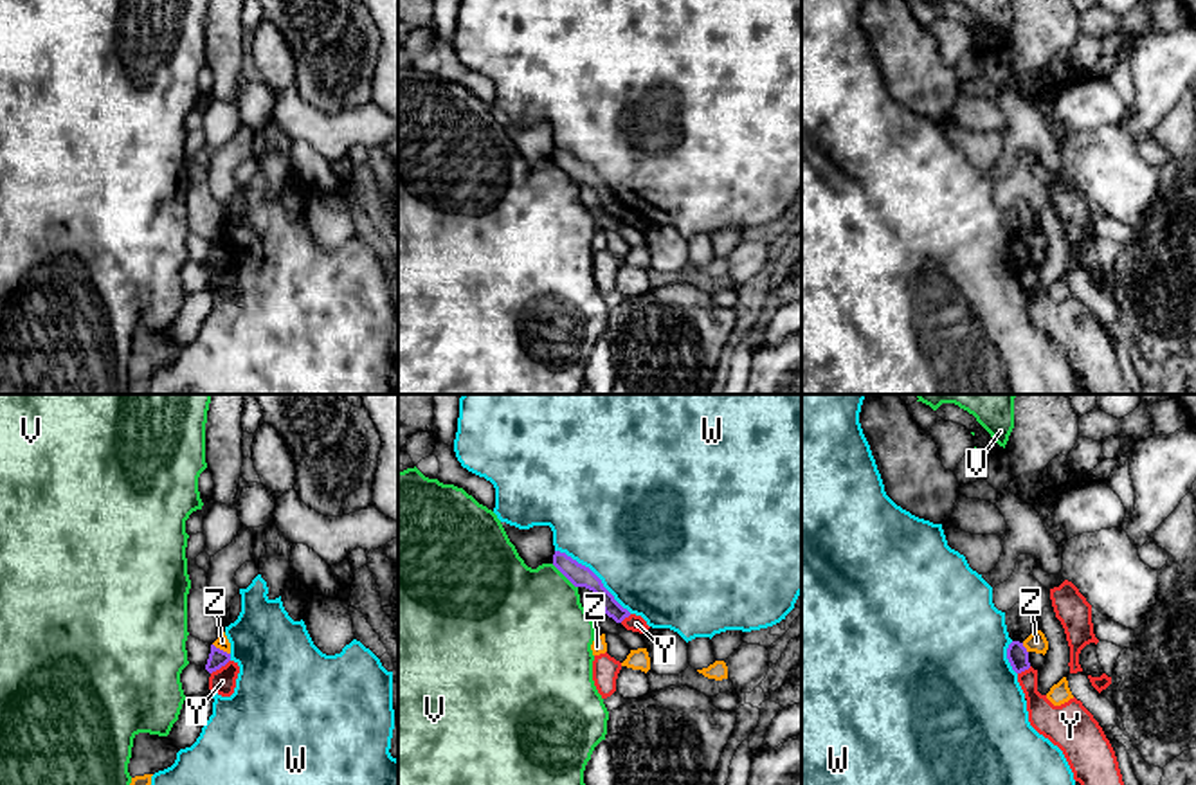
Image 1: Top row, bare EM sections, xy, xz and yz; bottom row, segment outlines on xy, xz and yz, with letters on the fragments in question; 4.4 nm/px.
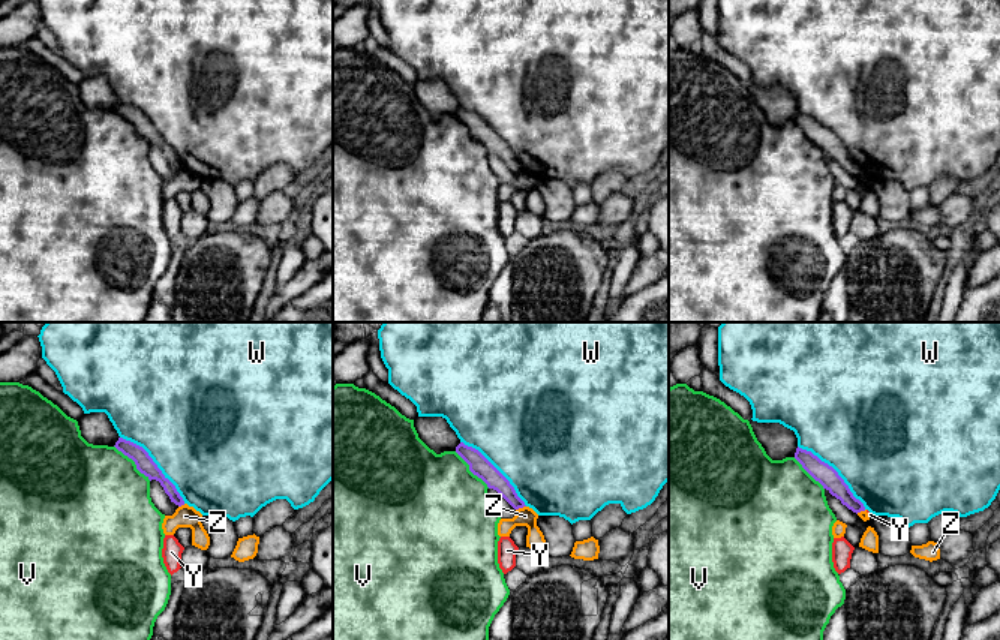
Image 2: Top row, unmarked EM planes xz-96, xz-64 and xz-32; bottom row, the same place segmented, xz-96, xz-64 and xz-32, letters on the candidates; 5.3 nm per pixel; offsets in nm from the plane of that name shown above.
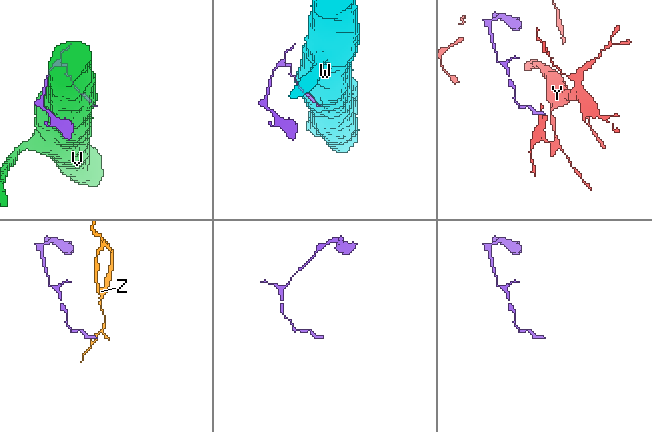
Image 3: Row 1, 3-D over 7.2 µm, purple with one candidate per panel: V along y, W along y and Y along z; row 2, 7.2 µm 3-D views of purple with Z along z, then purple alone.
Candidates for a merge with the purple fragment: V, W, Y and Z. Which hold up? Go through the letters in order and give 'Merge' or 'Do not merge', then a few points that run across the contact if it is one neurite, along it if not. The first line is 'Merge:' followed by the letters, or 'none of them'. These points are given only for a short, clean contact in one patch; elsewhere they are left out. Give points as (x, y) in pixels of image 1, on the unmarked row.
Merge: none of them
V: Do not merge
W: Do not merge
Y: Do not merge. Line: xy (229, 256), (211, 270)
Z: Do not merge. Line: xy (213, 240), (229, 251)

